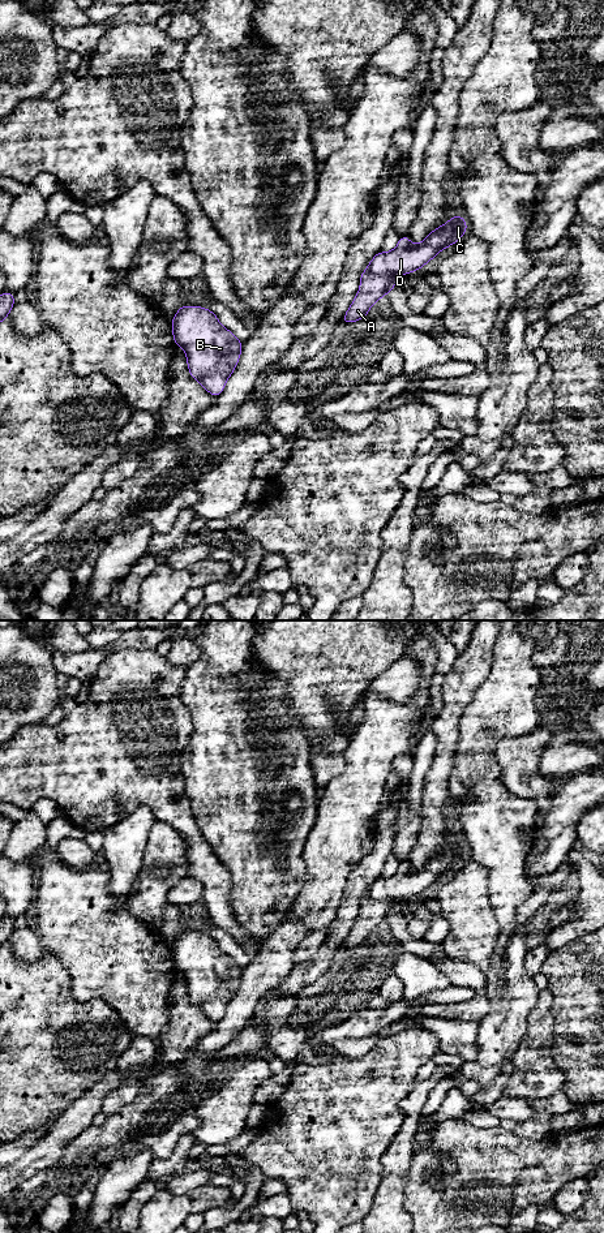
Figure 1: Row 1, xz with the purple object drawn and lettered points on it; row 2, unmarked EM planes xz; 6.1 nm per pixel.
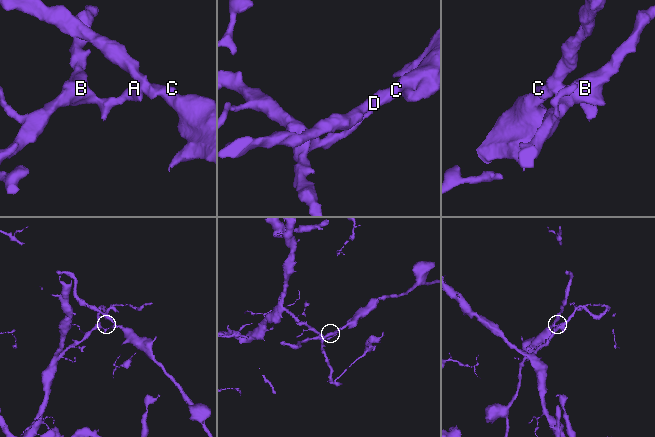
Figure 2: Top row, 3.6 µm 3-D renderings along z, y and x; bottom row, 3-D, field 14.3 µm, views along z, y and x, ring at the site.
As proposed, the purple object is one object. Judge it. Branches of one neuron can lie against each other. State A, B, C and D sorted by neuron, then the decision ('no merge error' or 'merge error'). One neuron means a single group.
groups A B / C D; merge error

